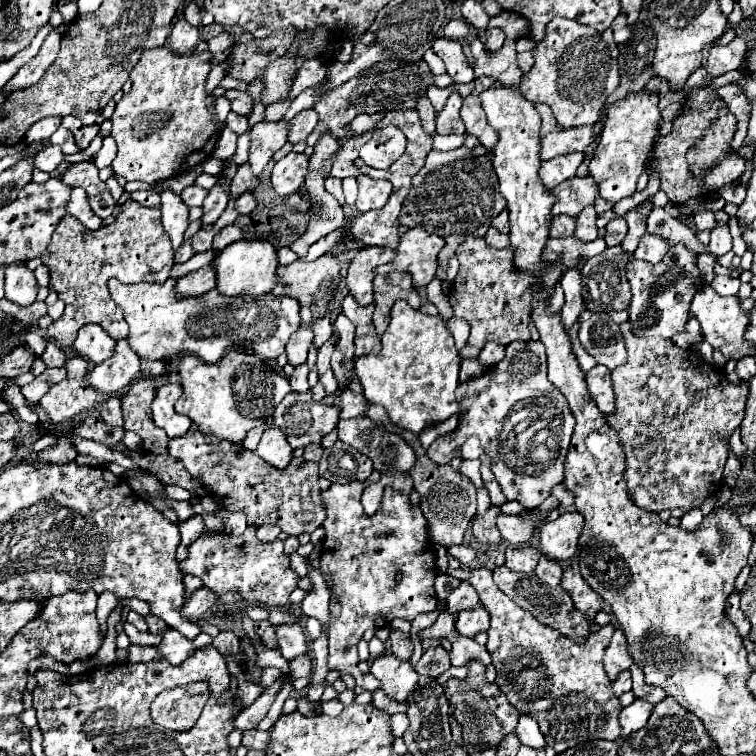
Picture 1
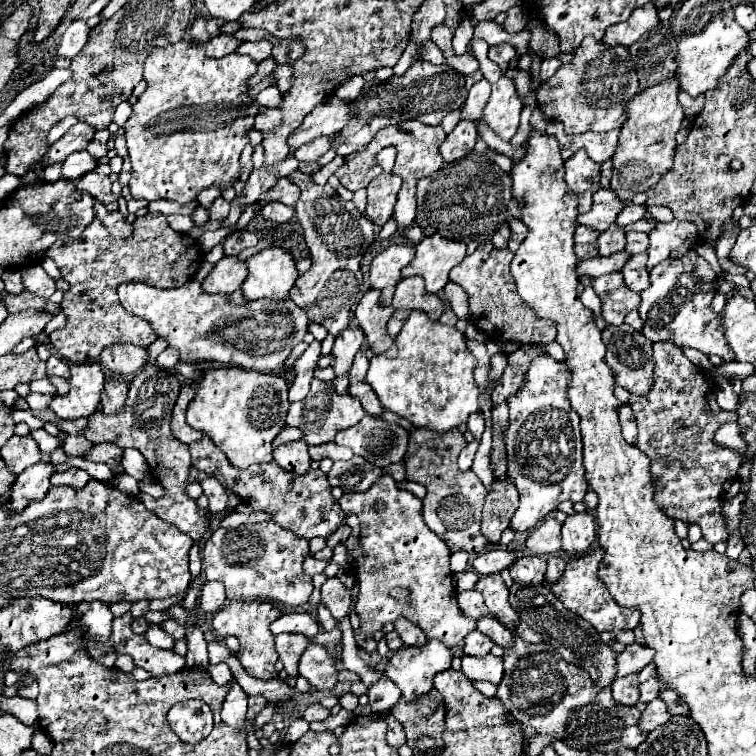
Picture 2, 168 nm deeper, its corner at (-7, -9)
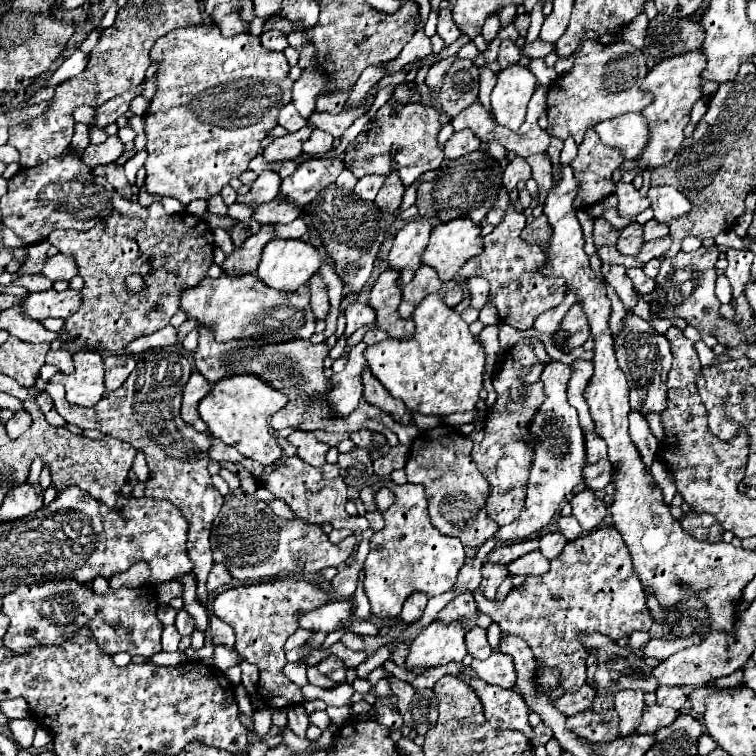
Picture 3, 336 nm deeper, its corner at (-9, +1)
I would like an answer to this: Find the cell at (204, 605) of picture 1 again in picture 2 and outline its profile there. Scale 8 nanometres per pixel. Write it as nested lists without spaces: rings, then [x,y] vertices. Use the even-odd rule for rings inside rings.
[[[205,582],[201,596],[199,596],[199,608],[207,614],[219,612],[225,604],[225,588],[221,582]]]

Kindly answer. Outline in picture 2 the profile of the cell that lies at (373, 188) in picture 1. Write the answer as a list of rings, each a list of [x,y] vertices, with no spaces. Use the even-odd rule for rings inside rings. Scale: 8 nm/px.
[[[383,172],[369,182],[365,216],[375,226],[383,226],[391,218],[399,188],[401,188],[401,178],[391,172]]]

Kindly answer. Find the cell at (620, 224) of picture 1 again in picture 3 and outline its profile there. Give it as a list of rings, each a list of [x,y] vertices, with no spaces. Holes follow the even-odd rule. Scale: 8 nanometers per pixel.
[[[649,220],[649,222],[643,226],[643,230],[645,230],[645,238],[647,238],[647,240],[663,238],[663,236],[669,234],[669,226],[665,226],[665,224],[657,222],[657,220]]]

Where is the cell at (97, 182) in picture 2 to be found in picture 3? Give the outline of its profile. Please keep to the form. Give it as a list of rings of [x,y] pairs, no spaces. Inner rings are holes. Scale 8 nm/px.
[[[107,164],[107,166],[97,166],[93,168],[95,176],[105,176],[107,182],[111,182],[115,186],[117,192],[123,194],[123,198],[131,198],[131,184],[123,172],[123,166],[117,164]]]

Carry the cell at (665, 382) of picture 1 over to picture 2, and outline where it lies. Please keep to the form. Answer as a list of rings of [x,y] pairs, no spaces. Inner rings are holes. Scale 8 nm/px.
[[[653,344],[653,388],[649,394],[631,394],[629,404],[637,420],[637,448],[651,460],[651,480],[655,502],[669,518],[679,518],[689,524],[697,524],[703,530],[703,538],[711,544],[727,540],[721,518],[723,484],[737,476],[741,456],[727,452],[713,442],[713,432],[721,422],[733,422],[737,416],[719,408],[715,400],[715,382],[695,366],[673,344]]]

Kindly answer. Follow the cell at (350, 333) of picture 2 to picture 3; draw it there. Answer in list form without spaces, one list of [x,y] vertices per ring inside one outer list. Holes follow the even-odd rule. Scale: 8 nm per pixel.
[[[351,302],[345,308],[345,318],[347,318],[347,328],[345,336],[351,336],[355,330],[367,324],[375,324],[375,310],[367,302]]]

